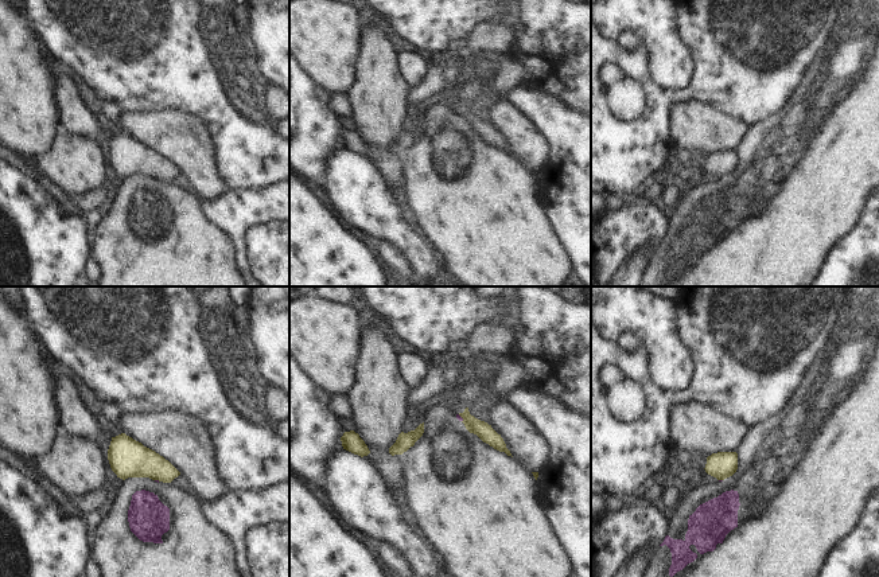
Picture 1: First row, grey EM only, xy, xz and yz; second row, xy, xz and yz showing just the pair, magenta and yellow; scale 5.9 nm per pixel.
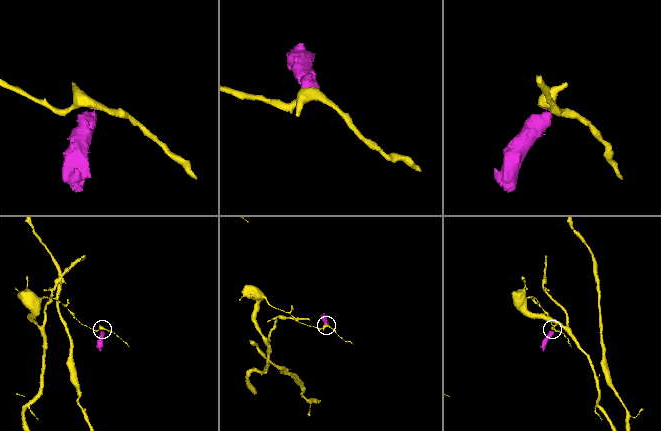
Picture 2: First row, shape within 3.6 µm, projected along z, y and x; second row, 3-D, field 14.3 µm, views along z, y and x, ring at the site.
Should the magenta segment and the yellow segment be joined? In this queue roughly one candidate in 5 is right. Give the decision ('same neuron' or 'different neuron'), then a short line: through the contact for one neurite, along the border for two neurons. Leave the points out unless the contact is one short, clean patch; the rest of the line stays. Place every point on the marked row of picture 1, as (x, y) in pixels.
different neuron; line xz (458, 414), (462, 421)

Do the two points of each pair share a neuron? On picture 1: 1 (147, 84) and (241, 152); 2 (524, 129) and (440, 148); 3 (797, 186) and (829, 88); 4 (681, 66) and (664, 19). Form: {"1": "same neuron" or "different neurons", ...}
{"1": "same neuron", "2": "different neurons", "3": "same neuron", "4": "same neuron"}

